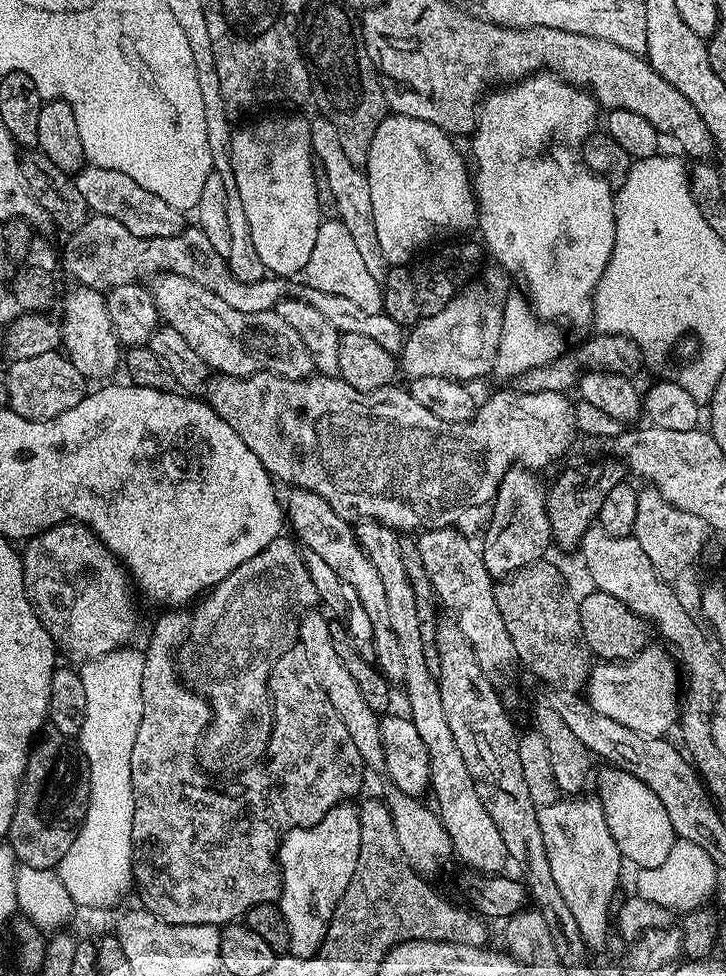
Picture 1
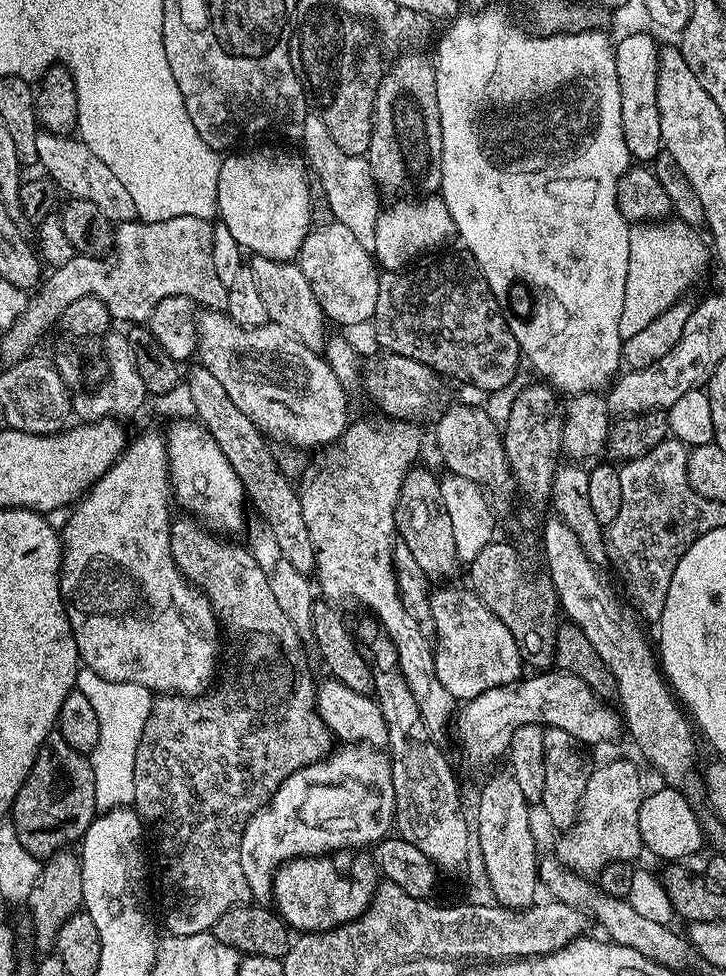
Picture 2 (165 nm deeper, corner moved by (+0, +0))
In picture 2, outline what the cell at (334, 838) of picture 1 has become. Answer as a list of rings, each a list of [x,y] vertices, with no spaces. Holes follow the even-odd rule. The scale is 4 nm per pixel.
[[[337,747],[331,754],[325,755],[323,760],[315,760],[310,766],[290,774],[290,778],[282,782],[272,799],[244,825],[240,861],[242,874],[252,891],[252,900],[272,900],[272,878],[280,865],[296,860],[299,856],[322,856],[345,850],[364,850],[369,847],[367,844],[379,845],[393,831],[395,819],[396,799],[391,759],[378,748]]]

